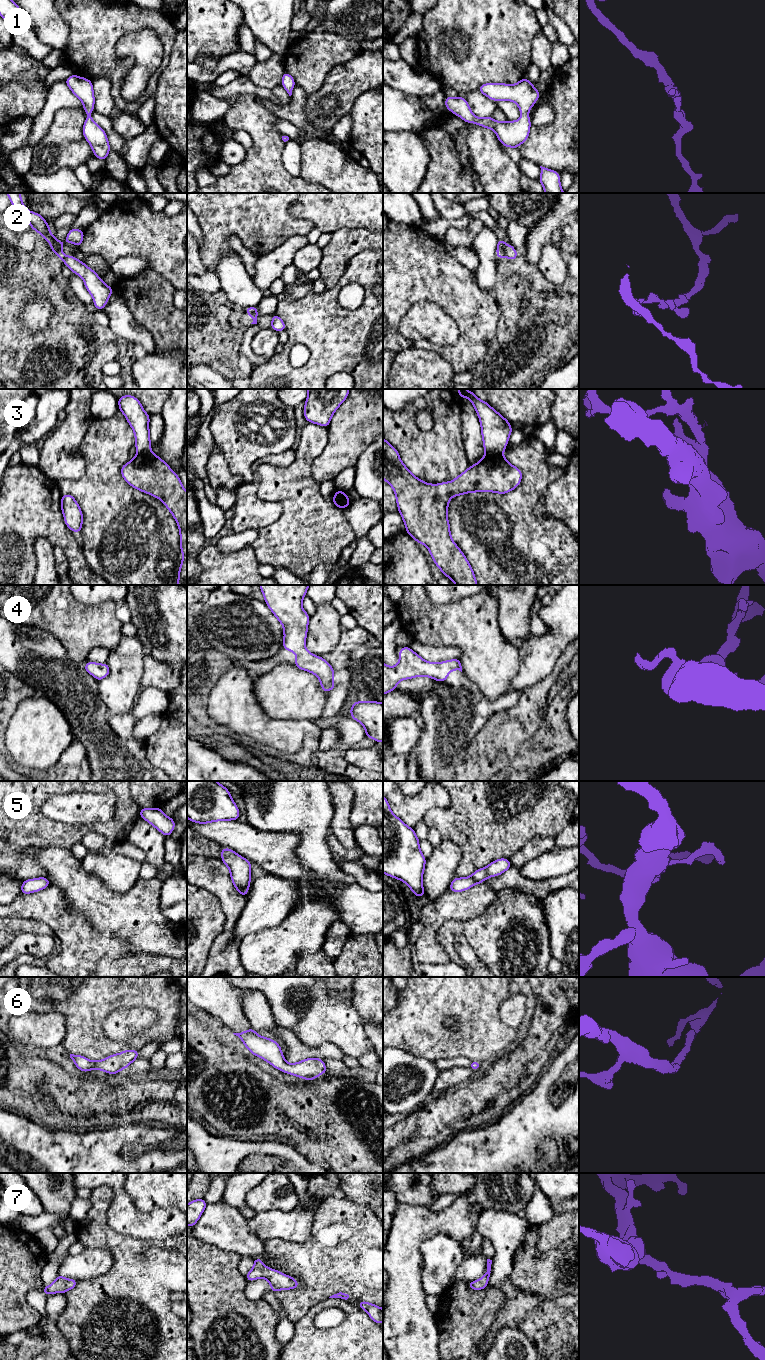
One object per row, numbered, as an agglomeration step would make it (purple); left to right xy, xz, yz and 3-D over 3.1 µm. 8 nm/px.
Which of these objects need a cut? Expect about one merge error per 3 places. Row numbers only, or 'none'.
2, 3

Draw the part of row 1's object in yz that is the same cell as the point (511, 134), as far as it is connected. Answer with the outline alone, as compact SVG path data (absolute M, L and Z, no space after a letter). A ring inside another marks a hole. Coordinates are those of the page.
M523 78L518 83L485 83L478 88L489 99L494 101L513 101L515 102L522 116L517 121L498 122L493 117L479 118L475 116L465 98L463 97L445 97L445 108L453 114L462 118L464 122L474 123L479 126L493 130L500 143L506 147L518 148L523 144L530 132L530 118L527 115L541 96L541 93L534 88L534 85Z

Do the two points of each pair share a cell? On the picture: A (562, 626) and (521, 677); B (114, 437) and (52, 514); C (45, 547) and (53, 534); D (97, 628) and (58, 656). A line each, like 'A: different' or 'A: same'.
A: same
B: different
C: different
D: different

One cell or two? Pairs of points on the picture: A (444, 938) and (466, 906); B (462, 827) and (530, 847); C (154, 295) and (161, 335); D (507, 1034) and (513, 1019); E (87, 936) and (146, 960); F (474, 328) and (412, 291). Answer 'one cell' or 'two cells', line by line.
A: two cells
B: two cells
C: one cell
D: two cells
E: two cells
F: one cell

